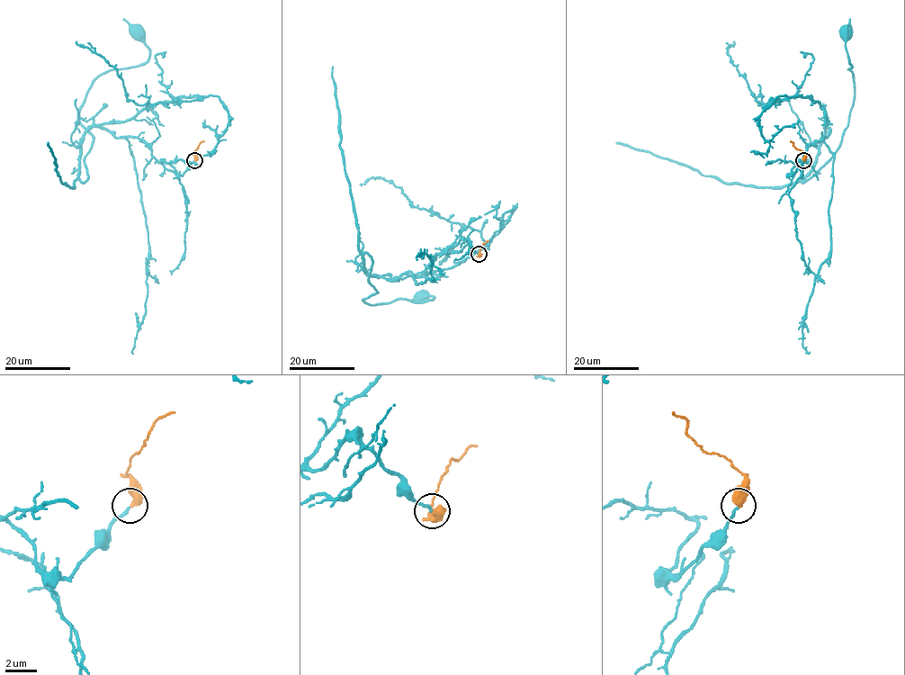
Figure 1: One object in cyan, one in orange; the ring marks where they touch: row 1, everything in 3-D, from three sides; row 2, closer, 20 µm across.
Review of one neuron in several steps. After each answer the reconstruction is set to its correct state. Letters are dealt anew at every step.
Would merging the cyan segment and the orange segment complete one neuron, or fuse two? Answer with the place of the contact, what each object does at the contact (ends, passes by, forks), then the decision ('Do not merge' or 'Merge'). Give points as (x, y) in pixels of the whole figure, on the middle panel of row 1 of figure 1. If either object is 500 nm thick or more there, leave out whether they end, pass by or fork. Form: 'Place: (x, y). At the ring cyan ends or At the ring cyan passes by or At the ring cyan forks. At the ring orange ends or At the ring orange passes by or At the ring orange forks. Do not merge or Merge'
Place: (479, 254). At the ring cyan ends. At the ring orange ends. Merge

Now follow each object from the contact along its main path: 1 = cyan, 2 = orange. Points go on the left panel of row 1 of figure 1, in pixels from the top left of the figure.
1: (194, 160), (177, 175), (93, 126), (78, 178), (94, 139), (78, 111), (99, 76), (147, 60), (135, 33)
2: (194, 160), (194, 151), (204, 140)

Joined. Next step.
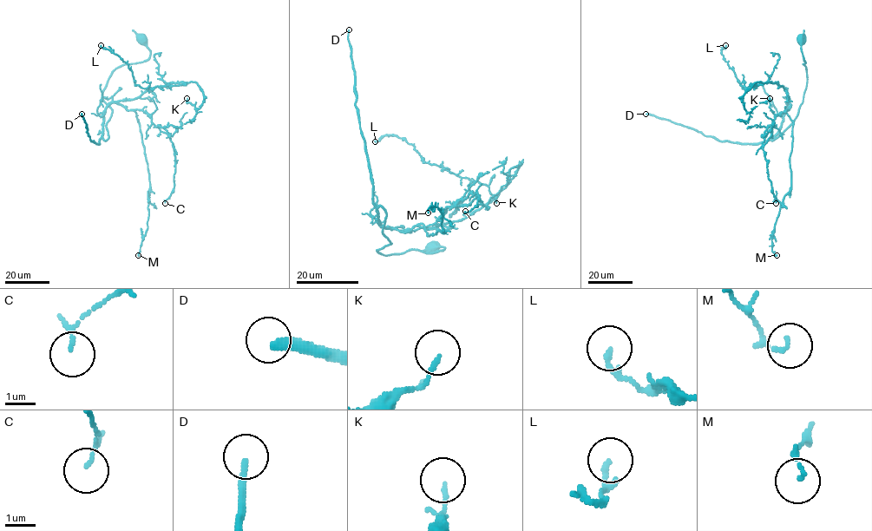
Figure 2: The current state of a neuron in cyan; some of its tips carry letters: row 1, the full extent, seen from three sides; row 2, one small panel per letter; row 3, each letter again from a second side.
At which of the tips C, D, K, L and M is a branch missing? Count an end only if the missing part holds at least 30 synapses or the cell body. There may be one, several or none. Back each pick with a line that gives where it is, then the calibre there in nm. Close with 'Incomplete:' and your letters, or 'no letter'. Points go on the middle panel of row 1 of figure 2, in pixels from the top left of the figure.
D: (349, 29) | 240 nm
Incomplete: D

